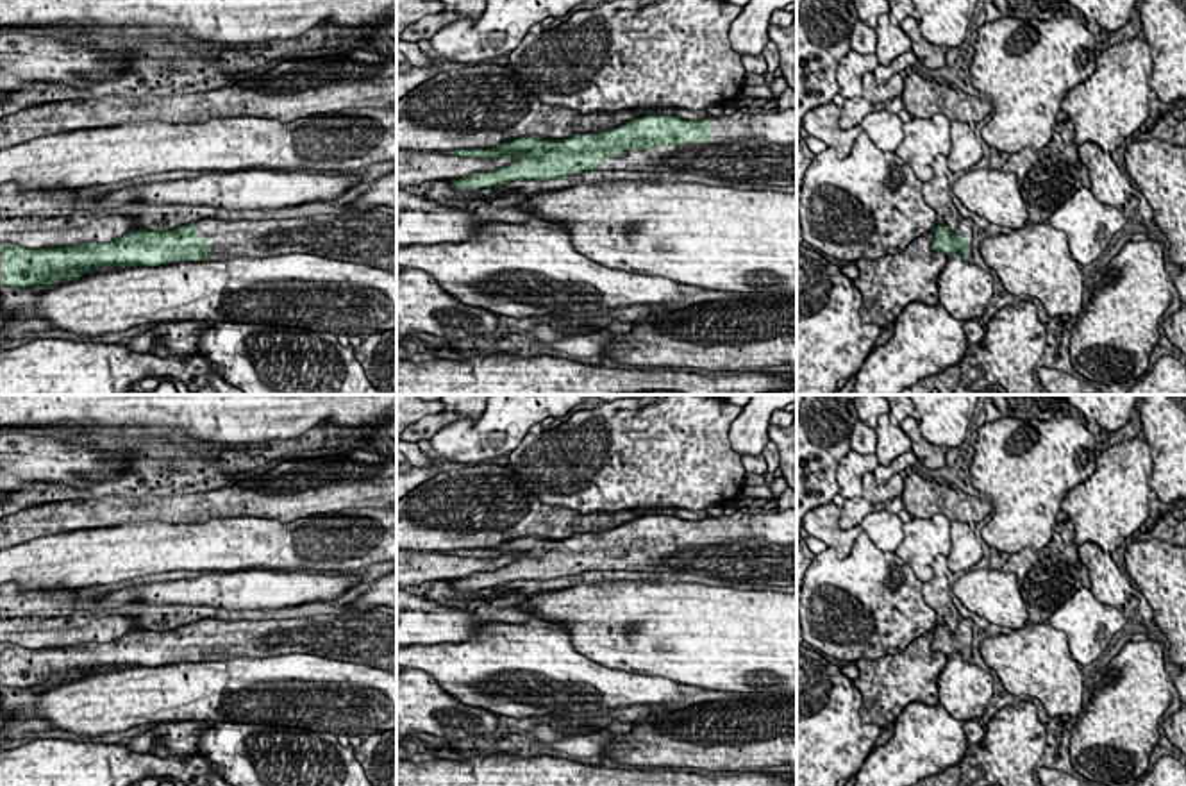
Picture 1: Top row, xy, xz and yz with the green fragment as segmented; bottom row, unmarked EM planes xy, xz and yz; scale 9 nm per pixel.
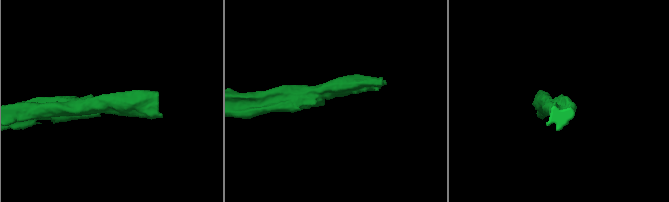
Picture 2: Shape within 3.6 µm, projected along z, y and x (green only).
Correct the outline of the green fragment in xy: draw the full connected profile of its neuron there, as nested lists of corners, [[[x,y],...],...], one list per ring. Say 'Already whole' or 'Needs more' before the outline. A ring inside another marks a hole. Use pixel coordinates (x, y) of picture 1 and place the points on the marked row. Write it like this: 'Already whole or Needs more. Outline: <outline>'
Needs more. Outline: [[[348,209],[288,220],[202,218],[177,229],[139,229],[105,243],[57,248],[0,243],[0,286],[59,284],[104,266],[286,254],[313,254],[397,273],[397,216],[379,209]]]

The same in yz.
Needs more. Outline: [[[961,218],[954,232],[947,225],[936,225],[932,250],[945,255],[959,252],[963,261],[972,261],[972,225],[968,218]]]

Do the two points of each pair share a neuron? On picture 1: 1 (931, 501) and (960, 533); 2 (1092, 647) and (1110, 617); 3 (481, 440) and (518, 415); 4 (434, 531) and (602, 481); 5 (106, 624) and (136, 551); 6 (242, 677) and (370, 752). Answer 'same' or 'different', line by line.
1: different
2: same
3: same
4: different
5: different
6: different

